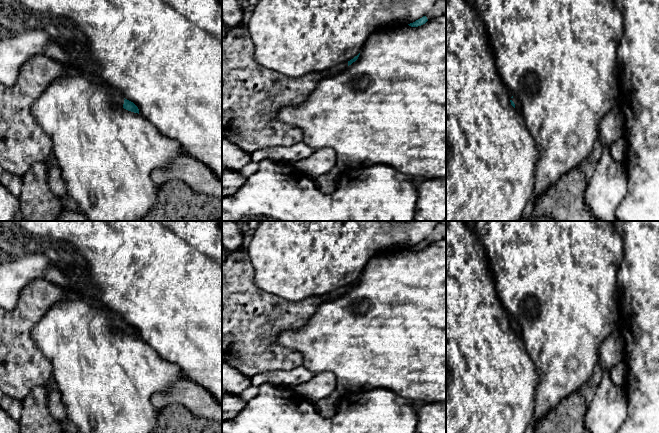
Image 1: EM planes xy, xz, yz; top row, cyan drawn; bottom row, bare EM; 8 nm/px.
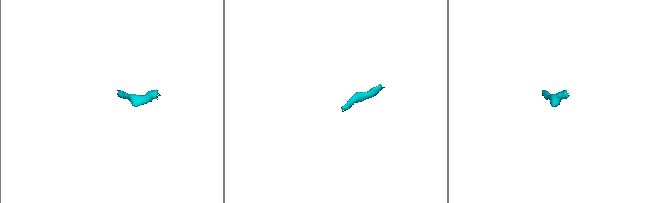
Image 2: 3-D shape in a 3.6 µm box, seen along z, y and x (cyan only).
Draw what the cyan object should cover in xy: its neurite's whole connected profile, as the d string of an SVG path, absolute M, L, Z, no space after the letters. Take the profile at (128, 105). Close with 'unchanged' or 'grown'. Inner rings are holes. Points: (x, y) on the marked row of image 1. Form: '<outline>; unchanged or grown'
M113 92L112 101L113 101L115 106L120 106L120 107L123 107L124 109L126 109L128 111L139 114L138 107L133 102L125 99L123 96L118 94L117 92Z; grown

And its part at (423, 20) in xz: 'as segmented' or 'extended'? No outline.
extended

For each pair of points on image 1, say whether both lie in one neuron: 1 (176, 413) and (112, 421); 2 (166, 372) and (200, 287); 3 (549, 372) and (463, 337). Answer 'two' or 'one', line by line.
1: two
2: two
3: two

